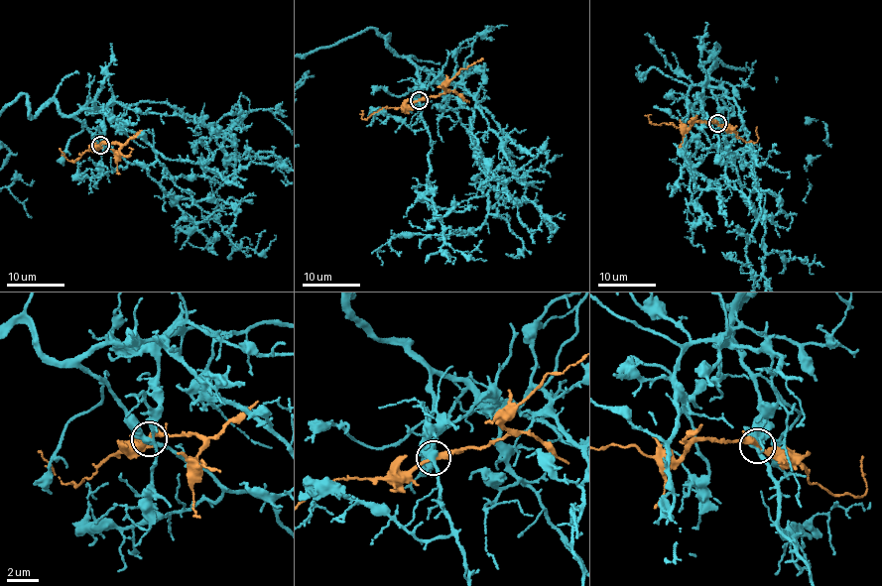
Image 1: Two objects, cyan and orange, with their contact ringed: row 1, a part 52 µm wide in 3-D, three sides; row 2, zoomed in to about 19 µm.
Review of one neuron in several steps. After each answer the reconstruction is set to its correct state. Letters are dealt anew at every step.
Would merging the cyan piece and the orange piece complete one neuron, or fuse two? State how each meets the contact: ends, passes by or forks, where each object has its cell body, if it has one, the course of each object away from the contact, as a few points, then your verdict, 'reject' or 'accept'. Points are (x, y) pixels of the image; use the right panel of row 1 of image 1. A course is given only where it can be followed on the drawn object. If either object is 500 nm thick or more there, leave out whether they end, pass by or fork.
cyan passes by | orange passes by | cyan none | orange none | orange via (717, 123), (693, 122), (687, 129), (681, 129), (664, 123), (653, 124), (644, 115) | reject

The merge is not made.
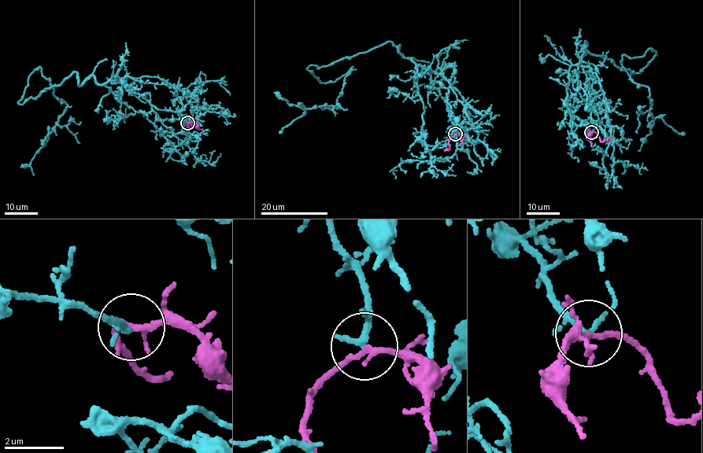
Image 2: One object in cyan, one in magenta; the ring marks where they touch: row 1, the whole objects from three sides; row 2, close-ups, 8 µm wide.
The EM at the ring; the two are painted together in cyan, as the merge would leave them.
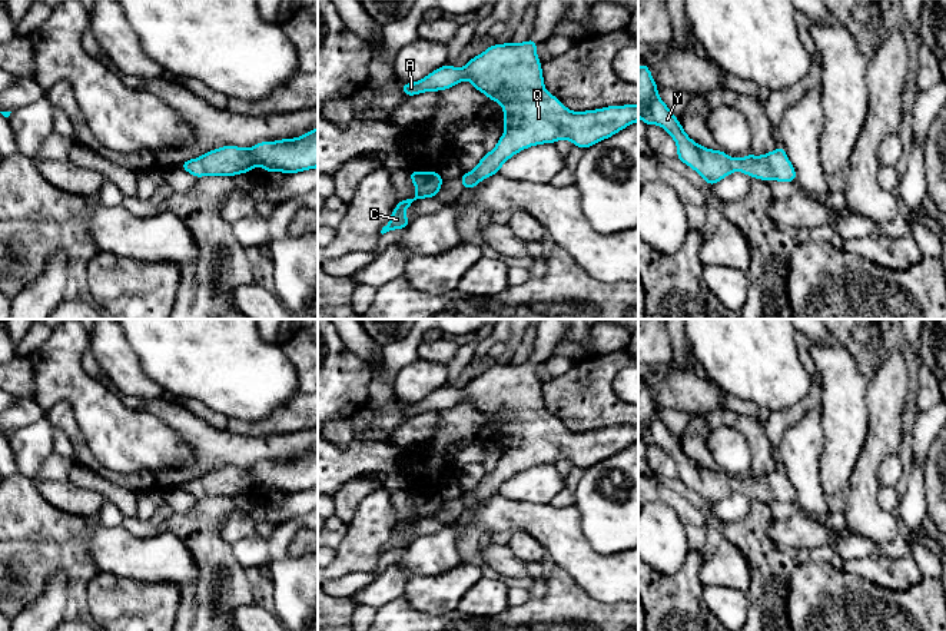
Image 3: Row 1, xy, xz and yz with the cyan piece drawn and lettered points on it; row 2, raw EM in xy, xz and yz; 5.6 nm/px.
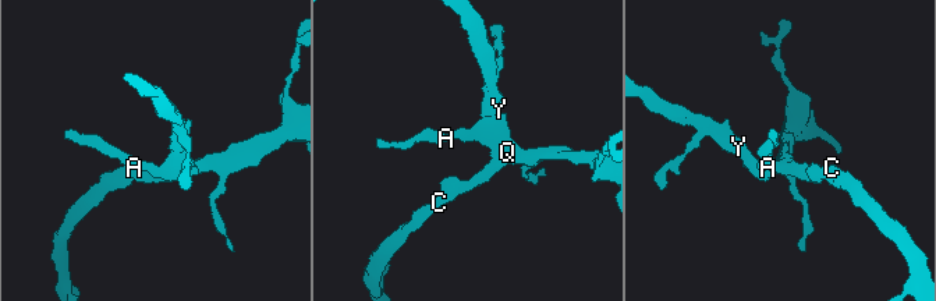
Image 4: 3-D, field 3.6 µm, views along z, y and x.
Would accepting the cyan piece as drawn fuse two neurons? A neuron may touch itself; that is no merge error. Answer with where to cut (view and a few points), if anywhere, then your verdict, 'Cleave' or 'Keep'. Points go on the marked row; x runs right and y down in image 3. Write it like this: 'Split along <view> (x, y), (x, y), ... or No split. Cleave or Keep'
No split. Keep

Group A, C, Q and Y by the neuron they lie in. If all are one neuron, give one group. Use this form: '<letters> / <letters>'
A C Q Y

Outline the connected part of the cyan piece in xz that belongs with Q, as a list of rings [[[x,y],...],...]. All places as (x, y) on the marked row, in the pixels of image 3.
[[[505,43],[488,47],[472,57],[465,67],[445,64],[416,83],[404,83],[406,96],[449,89],[471,80],[475,90],[498,102],[504,109],[507,129],[495,149],[484,155],[478,166],[462,173],[464,189],[472,189],[482,179],[499,173],[499,167],[515,153],[560,139],[587,149],[638,122],[638,104],[571,112],[544,89],[537,43]]]

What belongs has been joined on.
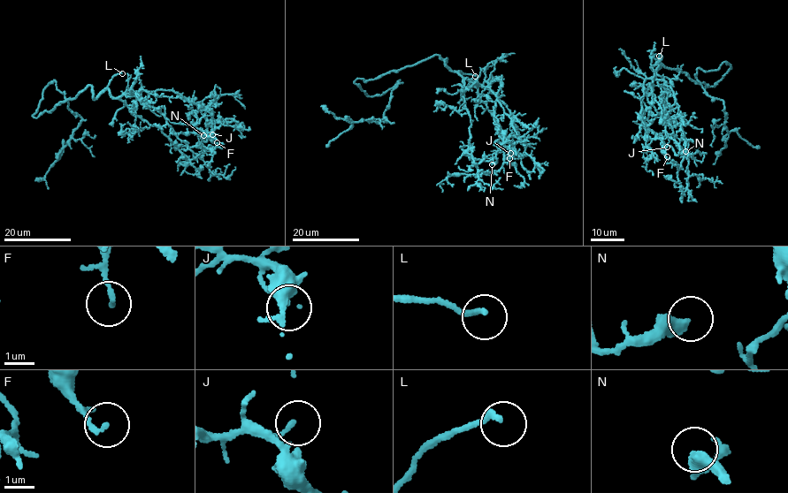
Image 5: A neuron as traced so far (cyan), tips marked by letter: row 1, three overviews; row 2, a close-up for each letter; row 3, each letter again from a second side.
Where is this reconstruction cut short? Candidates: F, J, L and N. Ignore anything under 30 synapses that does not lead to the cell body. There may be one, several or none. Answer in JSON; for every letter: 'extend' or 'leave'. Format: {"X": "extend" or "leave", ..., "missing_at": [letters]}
{"F": "leave", "J": "leave", "L": "extend", "N": "leave", "missing_at": ["L"]}

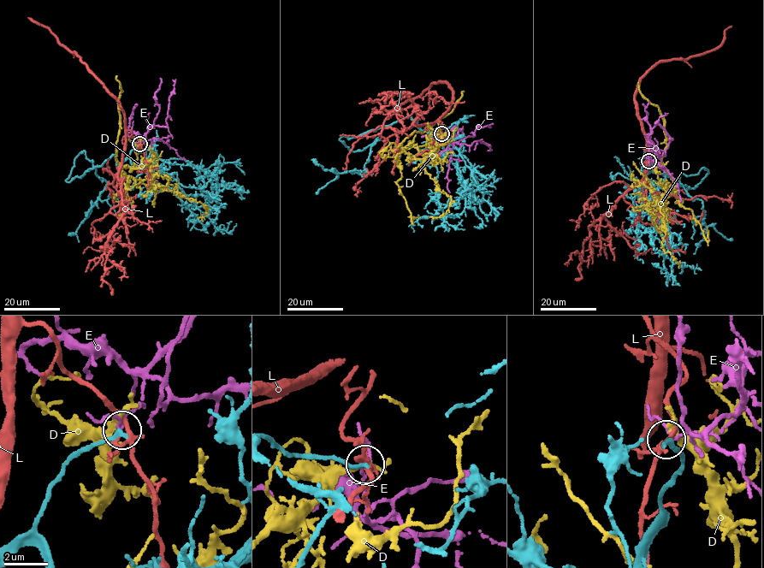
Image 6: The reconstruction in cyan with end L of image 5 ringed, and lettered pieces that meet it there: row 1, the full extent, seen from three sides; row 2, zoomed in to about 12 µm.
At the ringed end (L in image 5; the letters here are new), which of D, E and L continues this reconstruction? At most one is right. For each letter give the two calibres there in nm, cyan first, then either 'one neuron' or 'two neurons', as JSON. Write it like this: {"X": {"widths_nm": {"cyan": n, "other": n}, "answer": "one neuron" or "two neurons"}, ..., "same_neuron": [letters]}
{"D": {"widths_nm": {"cyan": 240, "other": 300}, "answer": "two neurons"}, "E": {"widths_nm": {"cyan": 220, "other": 110}, "answer": "two neurons"}, "L": {"widths_nm": {"cyan": 190, "other": 200}, "answer": "two neurons"}, "same_neuron": []}

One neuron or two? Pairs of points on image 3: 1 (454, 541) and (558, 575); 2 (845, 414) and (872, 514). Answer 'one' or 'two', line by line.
1: two
2: two

